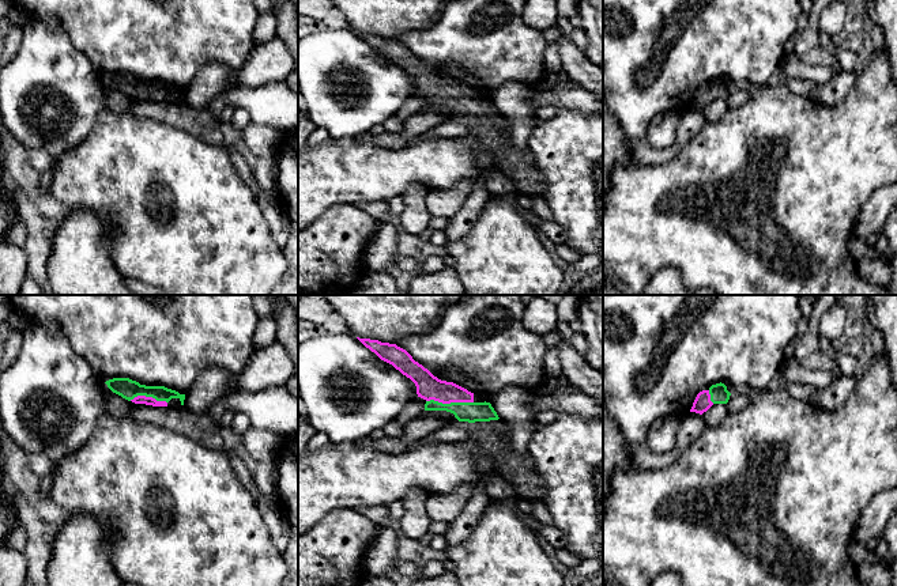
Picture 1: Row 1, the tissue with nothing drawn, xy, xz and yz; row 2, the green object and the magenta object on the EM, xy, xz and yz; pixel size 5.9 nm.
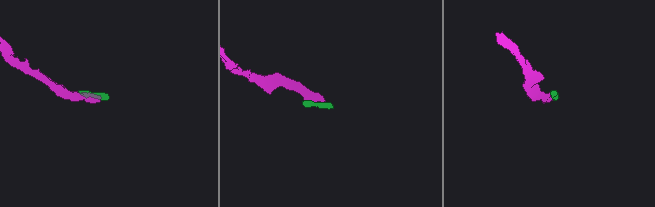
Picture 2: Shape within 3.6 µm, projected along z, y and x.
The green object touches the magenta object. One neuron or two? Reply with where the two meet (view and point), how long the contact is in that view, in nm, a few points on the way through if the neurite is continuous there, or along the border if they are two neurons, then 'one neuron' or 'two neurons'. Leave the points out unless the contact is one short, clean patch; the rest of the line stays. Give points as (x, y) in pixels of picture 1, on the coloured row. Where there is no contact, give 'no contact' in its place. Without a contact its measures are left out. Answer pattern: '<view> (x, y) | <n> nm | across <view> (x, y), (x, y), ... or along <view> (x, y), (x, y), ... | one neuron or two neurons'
xz (451, 403) | 280 nm | across xz (471, 412), (459, 403), (451, 403), (429, 388) | one neuron

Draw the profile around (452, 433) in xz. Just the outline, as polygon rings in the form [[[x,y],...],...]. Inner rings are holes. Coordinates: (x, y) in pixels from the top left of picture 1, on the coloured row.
[[[457,421],[456,424],[448,424],[429,434],[426,438],[418,441],[408,450],[414,450],[417,447],[430,445],[434,442],[461,442],[467,443],[468,435],[472,431],[472,423],[468,421]]]

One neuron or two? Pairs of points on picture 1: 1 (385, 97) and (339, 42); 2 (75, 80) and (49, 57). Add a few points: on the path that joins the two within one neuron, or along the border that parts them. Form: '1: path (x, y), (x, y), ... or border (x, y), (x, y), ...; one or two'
1: path (373, 83), (373, 75), (353, 56); one
2: path (67, 80), (52, 65); one

